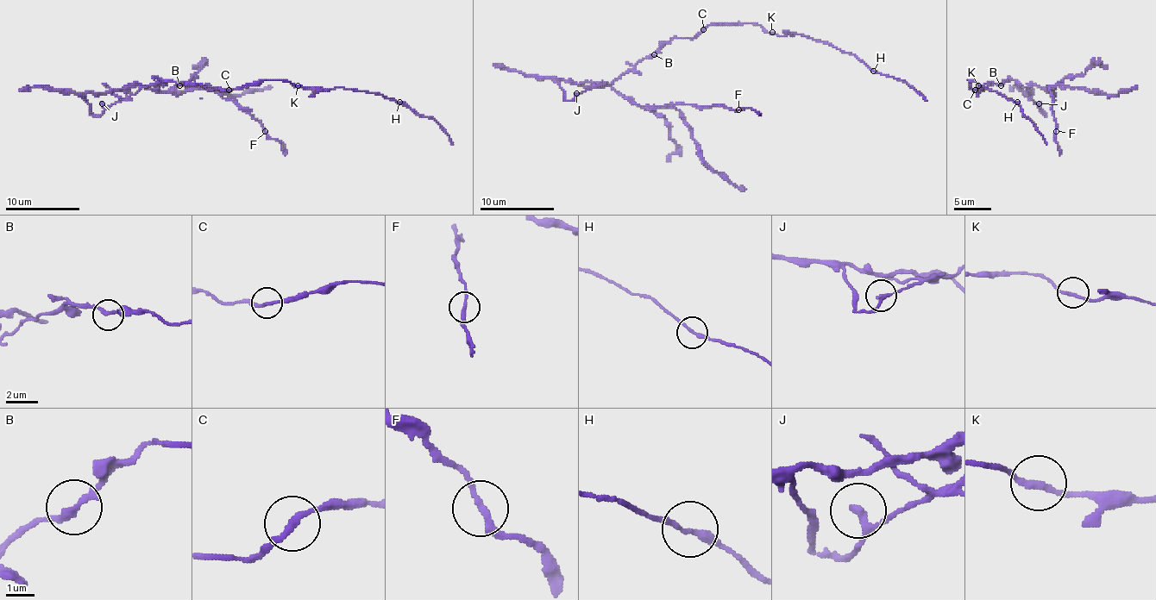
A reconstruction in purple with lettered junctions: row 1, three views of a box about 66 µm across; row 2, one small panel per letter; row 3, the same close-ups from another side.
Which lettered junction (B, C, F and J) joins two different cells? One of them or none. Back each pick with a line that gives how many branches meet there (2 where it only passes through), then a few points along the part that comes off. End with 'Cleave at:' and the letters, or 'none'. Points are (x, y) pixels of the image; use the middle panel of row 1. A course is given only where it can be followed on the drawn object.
Cleave at: none

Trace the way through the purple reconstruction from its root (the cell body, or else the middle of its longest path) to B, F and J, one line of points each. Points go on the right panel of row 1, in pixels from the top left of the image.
B: (983, 89), (985, 84), (1001, 85)
F: (983, 89), (985, 84), (1011, 79), (1024, 87), (1030, 95), (1032, 85), (1052, 90), (1050, 89), (1056, 131)
J: (983, 89), (985, 84), (1014, 79), (1030, 92), (1039, 108), (1039, 103)

